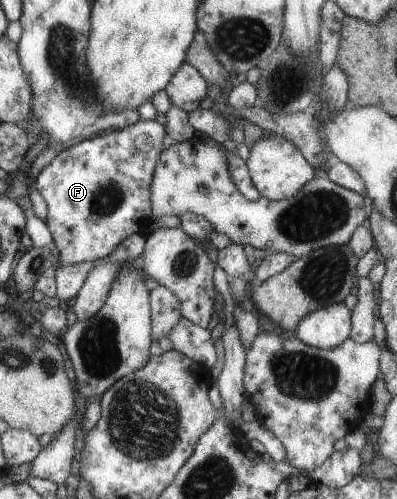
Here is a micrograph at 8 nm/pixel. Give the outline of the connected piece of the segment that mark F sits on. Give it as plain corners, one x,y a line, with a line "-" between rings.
138,120
124,129
115,129
102,137
84,140
64,149
45,167
40,167
35,187
48,207
47,225
58,248
58,264
96,261
110,255
119,243
131,235
149,231
152,220
150,195
153,171
164,151
164,125
157,120

